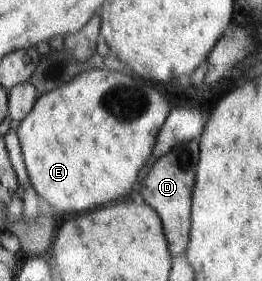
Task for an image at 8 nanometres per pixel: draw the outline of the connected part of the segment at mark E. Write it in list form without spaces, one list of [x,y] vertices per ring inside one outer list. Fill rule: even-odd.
[[[106,67],[103,69],[89,68],[82,74],[79,74],[72,82],[49,92],[48,94],[41,95],[38,104],[34,110],[21,122],[19,128],[19,135],[24,151],[24,160],[29,172],[29,176],[35,190],[38,192],[42,201],[50,204],[52,207],[58,209],[64,214],[78,214],[78,212],[88,212],[105,207],[120,200],[125,200],[130,196],[130,193],[138,185],[138,178],[140,177],[140,170],[150,162],[153,150],[156,148],[157,136],[161,130],[161,126],[168,120],[170,102],[166,100],[166,96],[162,92],[158,92],[156,88],[152,88],[150,84],[136,80],[136,78],[128,76],[125,71],[114,72],[108,70]]]

